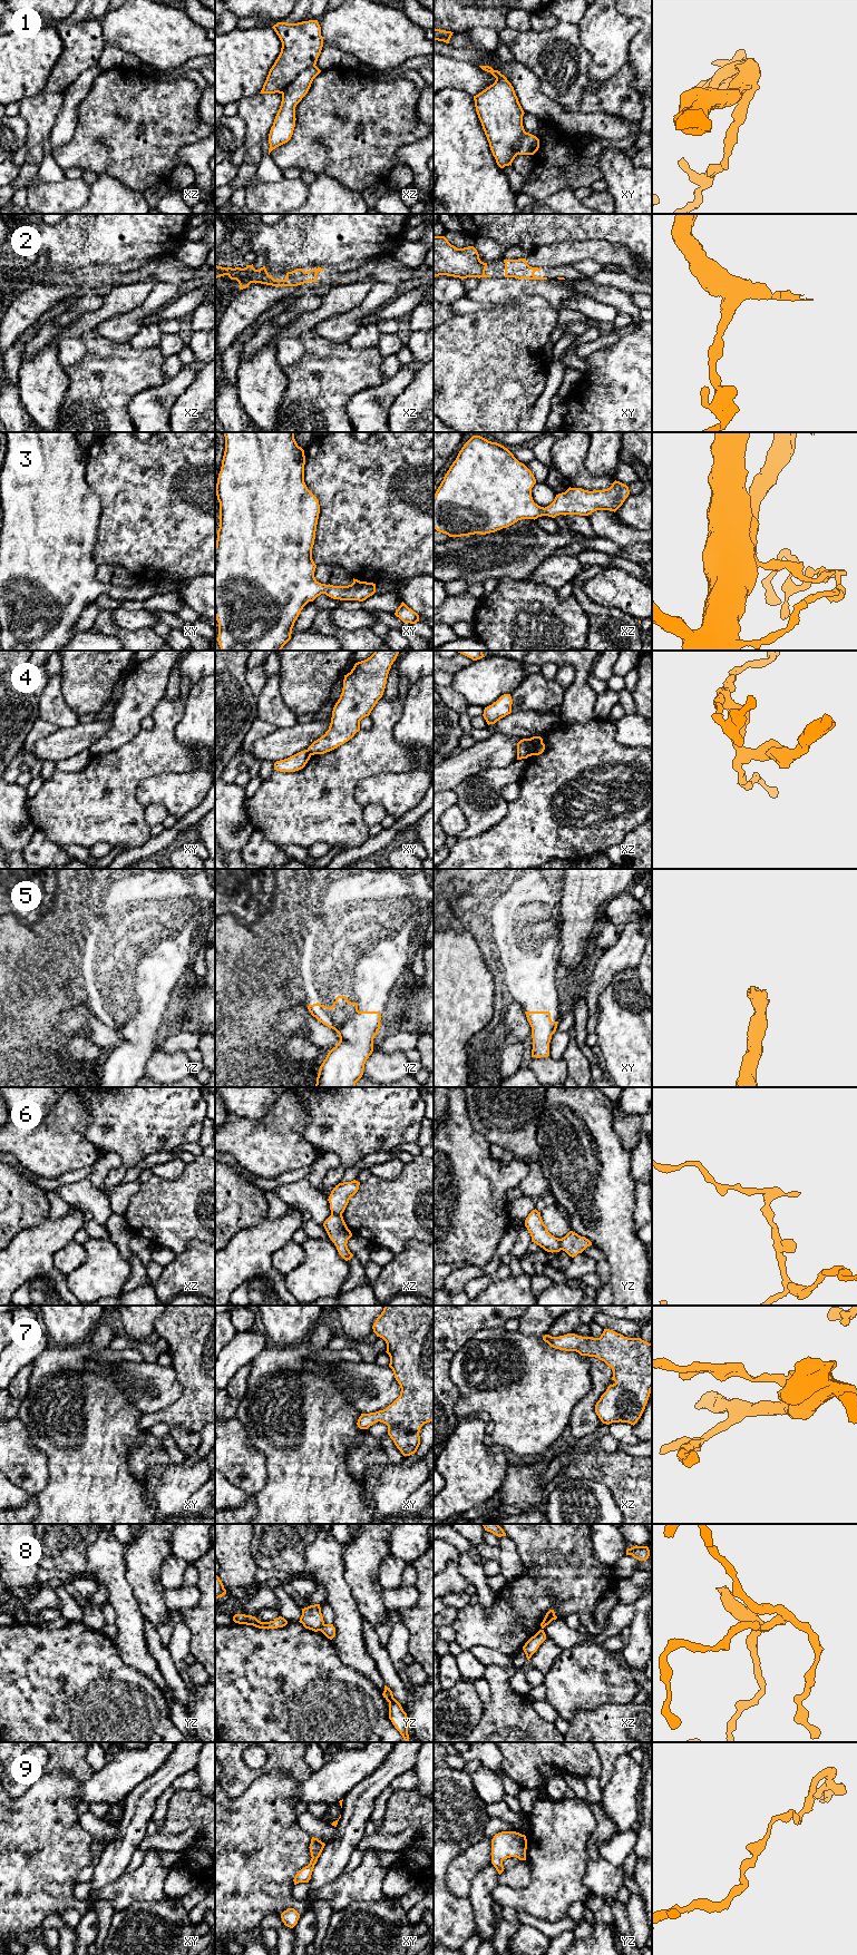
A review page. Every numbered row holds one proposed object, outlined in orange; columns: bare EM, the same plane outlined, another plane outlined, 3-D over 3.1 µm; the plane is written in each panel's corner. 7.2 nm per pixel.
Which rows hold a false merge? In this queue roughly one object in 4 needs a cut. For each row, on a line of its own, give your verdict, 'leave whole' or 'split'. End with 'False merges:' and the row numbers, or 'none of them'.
1: leave whole
2: leave whole
3: leave whole
4: split
5: leave whole
6: split
7: leave whole
8: split
9: leave whole
False merges: 4, 6, 8

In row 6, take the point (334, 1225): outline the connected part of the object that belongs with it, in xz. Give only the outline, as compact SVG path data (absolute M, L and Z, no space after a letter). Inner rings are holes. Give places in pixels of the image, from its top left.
M331 1213L331 1215L324 1221L323 1226L332 1240L339 1254L345 1260L350 1260L353 1254L348 1249L348 1240L352 1236L351 1231L348 1229L343 1216Z

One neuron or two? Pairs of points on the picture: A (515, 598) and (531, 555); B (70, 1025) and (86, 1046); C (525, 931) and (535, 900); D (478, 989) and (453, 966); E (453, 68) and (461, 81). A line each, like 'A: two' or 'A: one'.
A: two
B: two
C: one
D: one
E: one

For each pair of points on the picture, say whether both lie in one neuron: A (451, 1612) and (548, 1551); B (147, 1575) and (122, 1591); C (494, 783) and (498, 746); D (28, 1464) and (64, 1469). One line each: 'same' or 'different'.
A: different
B: different
C: different
D: different

